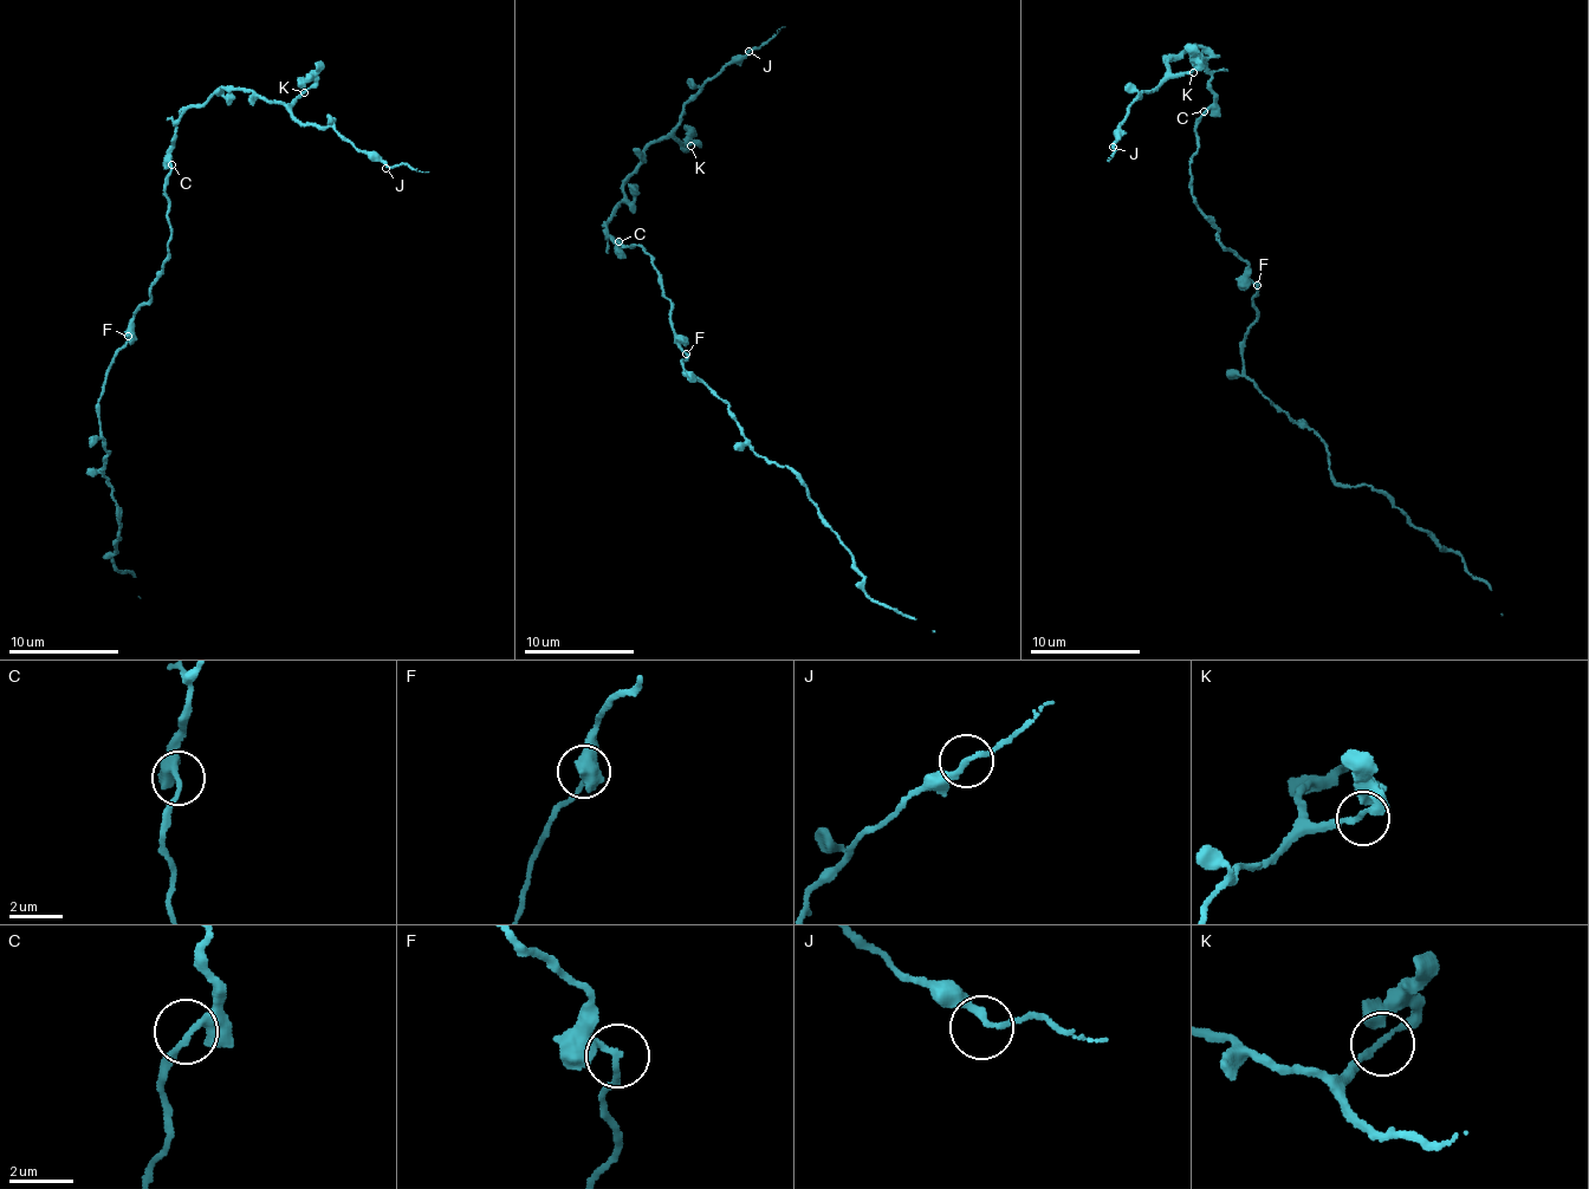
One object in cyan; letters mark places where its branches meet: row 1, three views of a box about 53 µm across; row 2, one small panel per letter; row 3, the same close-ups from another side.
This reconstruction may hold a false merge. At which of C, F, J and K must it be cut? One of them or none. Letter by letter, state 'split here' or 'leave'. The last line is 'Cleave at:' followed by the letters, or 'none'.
C: leave
F: leave
J: leave
K: leave
Cleave at: none

